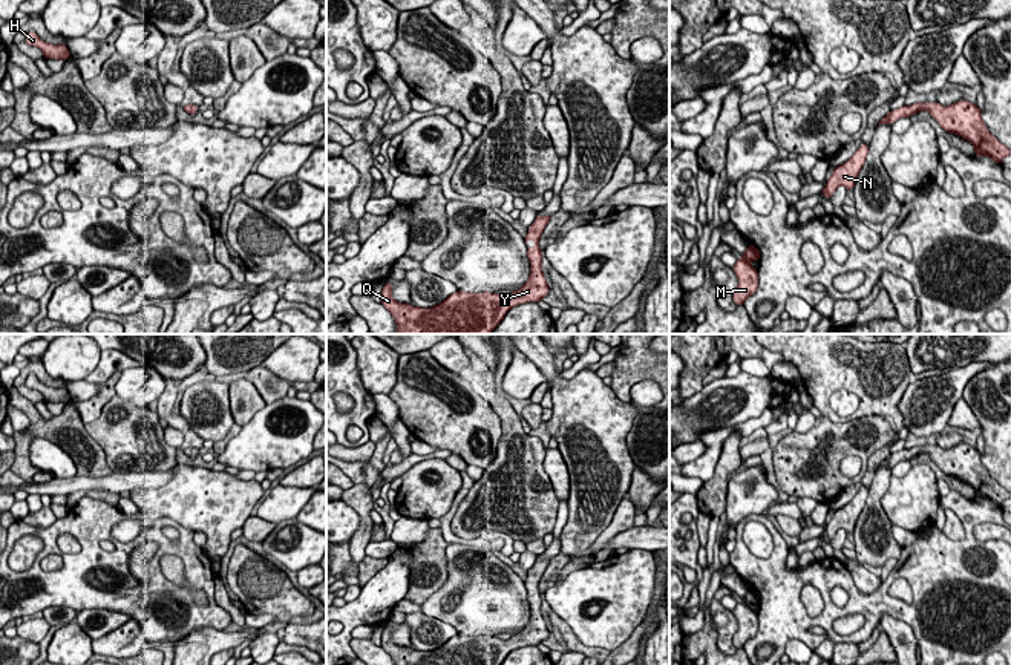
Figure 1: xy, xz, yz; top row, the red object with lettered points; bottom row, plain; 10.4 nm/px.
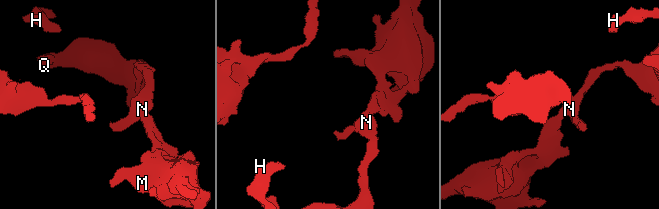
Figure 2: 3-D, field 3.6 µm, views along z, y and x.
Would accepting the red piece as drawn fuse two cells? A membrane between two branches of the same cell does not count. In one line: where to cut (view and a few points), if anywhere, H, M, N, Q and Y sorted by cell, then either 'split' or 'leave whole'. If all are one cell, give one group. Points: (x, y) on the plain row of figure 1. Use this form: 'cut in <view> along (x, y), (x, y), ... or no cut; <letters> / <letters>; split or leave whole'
no cut; H M N Q Y; leave whole

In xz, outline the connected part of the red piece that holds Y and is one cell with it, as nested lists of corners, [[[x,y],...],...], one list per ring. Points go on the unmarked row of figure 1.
[[[536,559],[528,570],[525,587],[528,584],[536,585],[527,593],[530,621],[507,640],[489,634],[464,636],[458,633],[432,651],[420,651],[394,644],[394,627],[386,625],[381,634],[381,648],[394,659],[395,665],[501,665],[510,651],[527,645],[539,645],[550,634],[542,618],[542,593],[538,587],[550,561]]]

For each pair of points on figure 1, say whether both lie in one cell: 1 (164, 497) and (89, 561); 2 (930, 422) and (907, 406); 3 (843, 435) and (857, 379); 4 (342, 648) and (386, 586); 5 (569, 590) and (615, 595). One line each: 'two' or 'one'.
1: two
2: one
3: two
4: one
5: one

